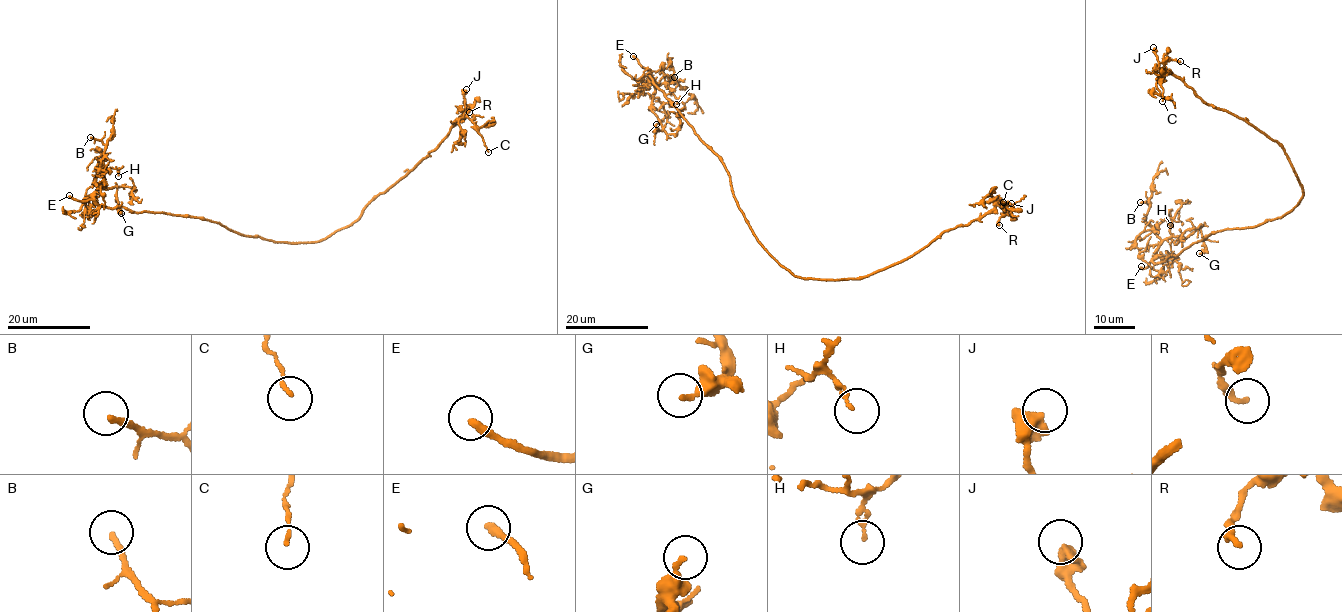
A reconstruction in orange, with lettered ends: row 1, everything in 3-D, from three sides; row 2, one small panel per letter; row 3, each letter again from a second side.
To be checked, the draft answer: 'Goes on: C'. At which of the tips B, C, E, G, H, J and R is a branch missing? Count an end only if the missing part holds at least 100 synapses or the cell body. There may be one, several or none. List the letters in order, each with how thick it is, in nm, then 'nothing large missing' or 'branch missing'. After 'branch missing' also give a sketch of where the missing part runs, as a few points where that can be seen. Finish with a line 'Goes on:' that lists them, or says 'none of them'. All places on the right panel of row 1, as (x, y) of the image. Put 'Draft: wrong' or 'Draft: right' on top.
Draft: wrong
B: 190 nm | nothing large missing
C: 110 nm | nothing large missing
E: 260 nm | branch missing
G: 320 nm | nothing large missing
H: 140 nm | nothing large missing
J: 480 nm | nothing large missing
R: 200 nm | nothing large missing
Goes on: E

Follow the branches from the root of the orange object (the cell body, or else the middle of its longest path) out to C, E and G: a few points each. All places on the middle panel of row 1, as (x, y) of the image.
C: (751, 228), (761, 246), (795, 275), (859, 279), (902, 262), (944, 231), (969, 224), (1003, 202)
E: (751, 228), (734, 196), (729, 173), (722, 160), (704, 143), (653, 83), (650, 72), (633, 56)
G: (751, 228), (722, 160), (649, 74), (656, 85), (652, 111), (663, 130), (653, 129), (656, 124)

